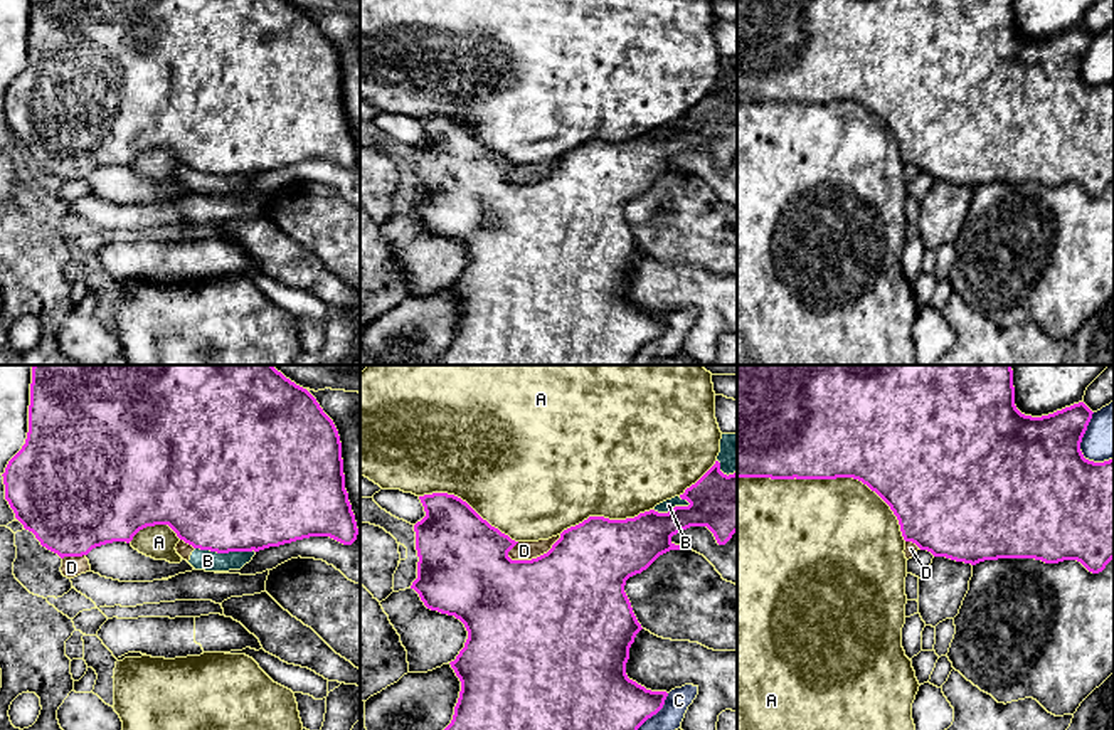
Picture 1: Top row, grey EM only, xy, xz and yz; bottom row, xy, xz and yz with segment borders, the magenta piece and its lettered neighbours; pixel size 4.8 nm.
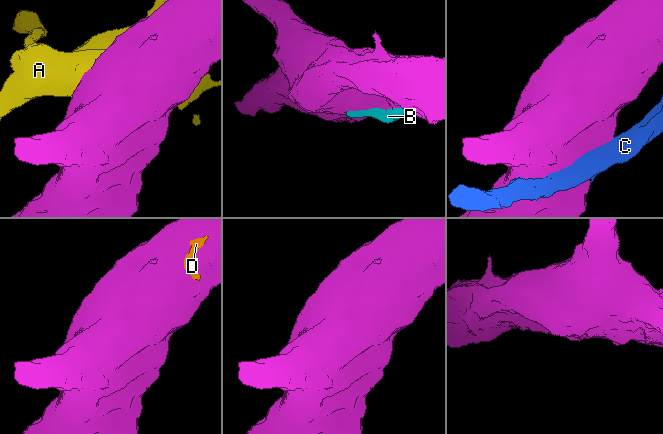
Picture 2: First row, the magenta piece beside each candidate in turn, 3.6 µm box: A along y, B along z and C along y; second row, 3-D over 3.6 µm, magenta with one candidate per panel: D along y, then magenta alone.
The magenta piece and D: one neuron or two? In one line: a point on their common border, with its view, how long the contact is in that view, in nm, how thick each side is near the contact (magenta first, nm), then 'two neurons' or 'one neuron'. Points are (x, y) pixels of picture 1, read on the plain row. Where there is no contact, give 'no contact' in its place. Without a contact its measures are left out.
meets magenta in xz at (534, 182); contact 280 nm long; 500 nm thick on the magenta side, 100 nm on the other; two neurons

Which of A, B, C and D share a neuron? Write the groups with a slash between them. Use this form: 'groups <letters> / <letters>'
groups A / B D / C

